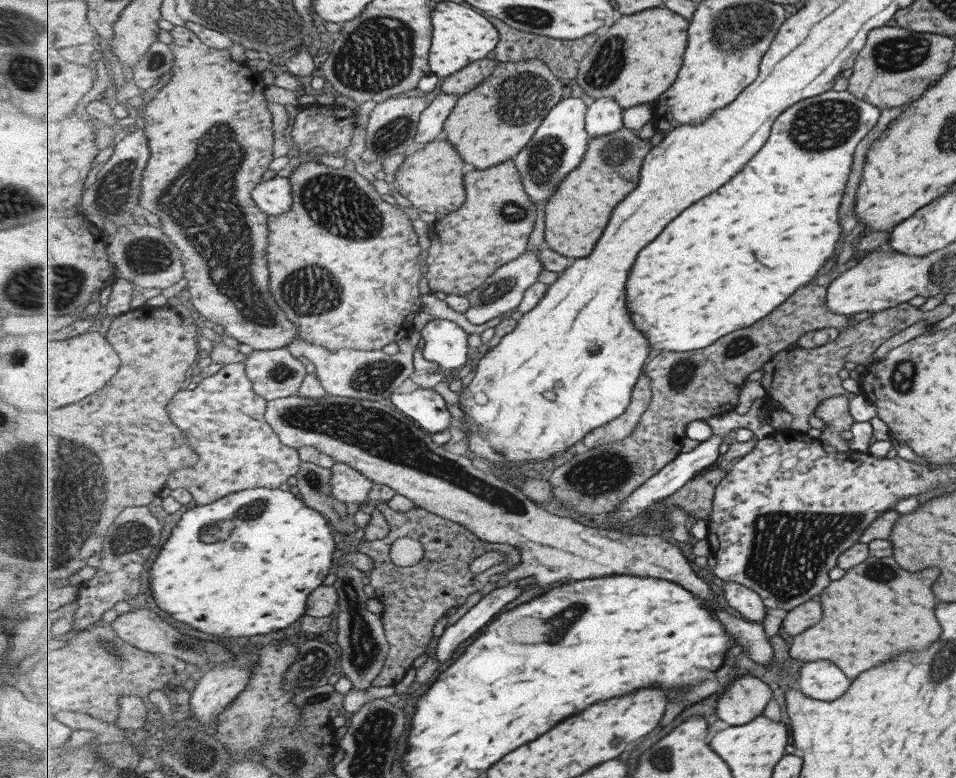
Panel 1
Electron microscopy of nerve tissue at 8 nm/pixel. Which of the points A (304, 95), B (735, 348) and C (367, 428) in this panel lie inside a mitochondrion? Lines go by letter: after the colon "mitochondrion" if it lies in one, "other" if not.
A: other
B: mitochondrion
C: mitochondrion

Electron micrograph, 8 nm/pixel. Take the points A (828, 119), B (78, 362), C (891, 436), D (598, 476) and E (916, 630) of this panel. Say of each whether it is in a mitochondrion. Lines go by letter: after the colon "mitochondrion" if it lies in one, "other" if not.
A: mitochondrion
B: other
C: other
D: mitochondrion
E: other

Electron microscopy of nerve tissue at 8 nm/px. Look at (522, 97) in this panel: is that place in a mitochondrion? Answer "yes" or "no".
yes

